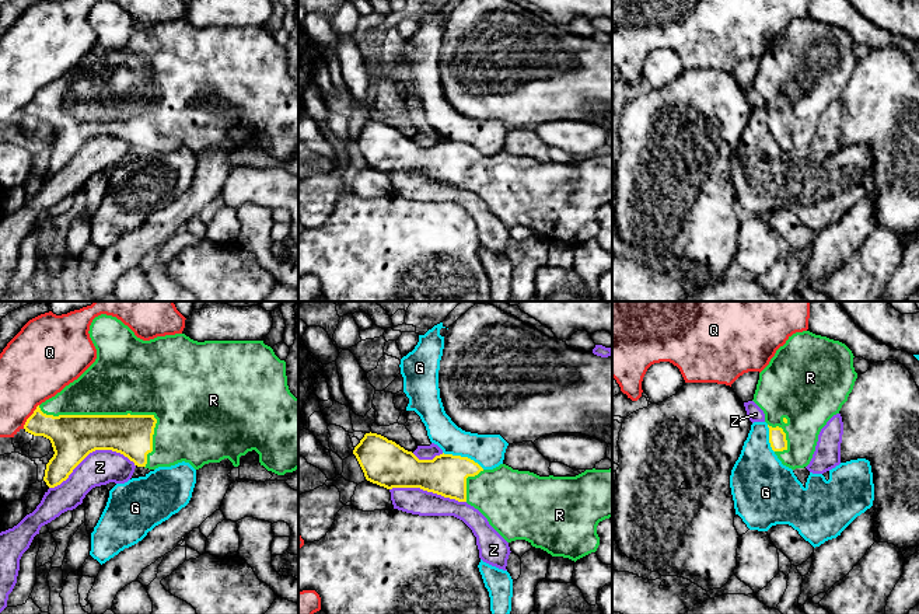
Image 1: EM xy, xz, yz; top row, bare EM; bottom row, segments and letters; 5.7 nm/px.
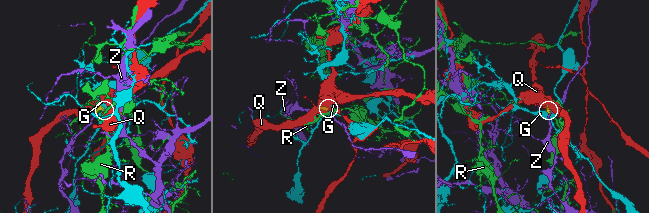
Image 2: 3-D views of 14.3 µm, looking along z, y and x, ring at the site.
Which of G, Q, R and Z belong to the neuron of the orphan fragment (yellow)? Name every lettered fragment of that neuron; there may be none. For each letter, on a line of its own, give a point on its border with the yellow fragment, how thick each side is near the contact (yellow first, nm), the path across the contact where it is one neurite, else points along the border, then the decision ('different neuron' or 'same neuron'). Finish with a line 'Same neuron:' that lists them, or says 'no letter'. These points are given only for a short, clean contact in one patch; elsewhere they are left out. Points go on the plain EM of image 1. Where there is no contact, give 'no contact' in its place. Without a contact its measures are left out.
G: meets yellow in xz at (464, 143); 240 nm thick on the yellow side, 190 nm on the other; border along xz (443, 138), (467, 142), (484, 154); different neuron
Q: meets yellow in xy at (30, 103); 220 nm thick on the yellow side, 360 nm on the other; different neuron
R: meets yellow in xy at (119, 101); 240 nm thick on the yellow side, 440 nm on the other; same neuron
Z: meets yellow in xy at (91, 138); 260 nm thick on the yellow side, 200 nm on the other; different neuron
Same neuron: R

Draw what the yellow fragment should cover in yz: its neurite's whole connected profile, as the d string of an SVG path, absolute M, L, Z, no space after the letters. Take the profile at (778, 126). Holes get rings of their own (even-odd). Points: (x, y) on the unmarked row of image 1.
M803 17L789 22L759 59L752 87L765 100L771 133L783 151L796 156L810 150L821 115L839 100L853 76L853 43L845 29Z

